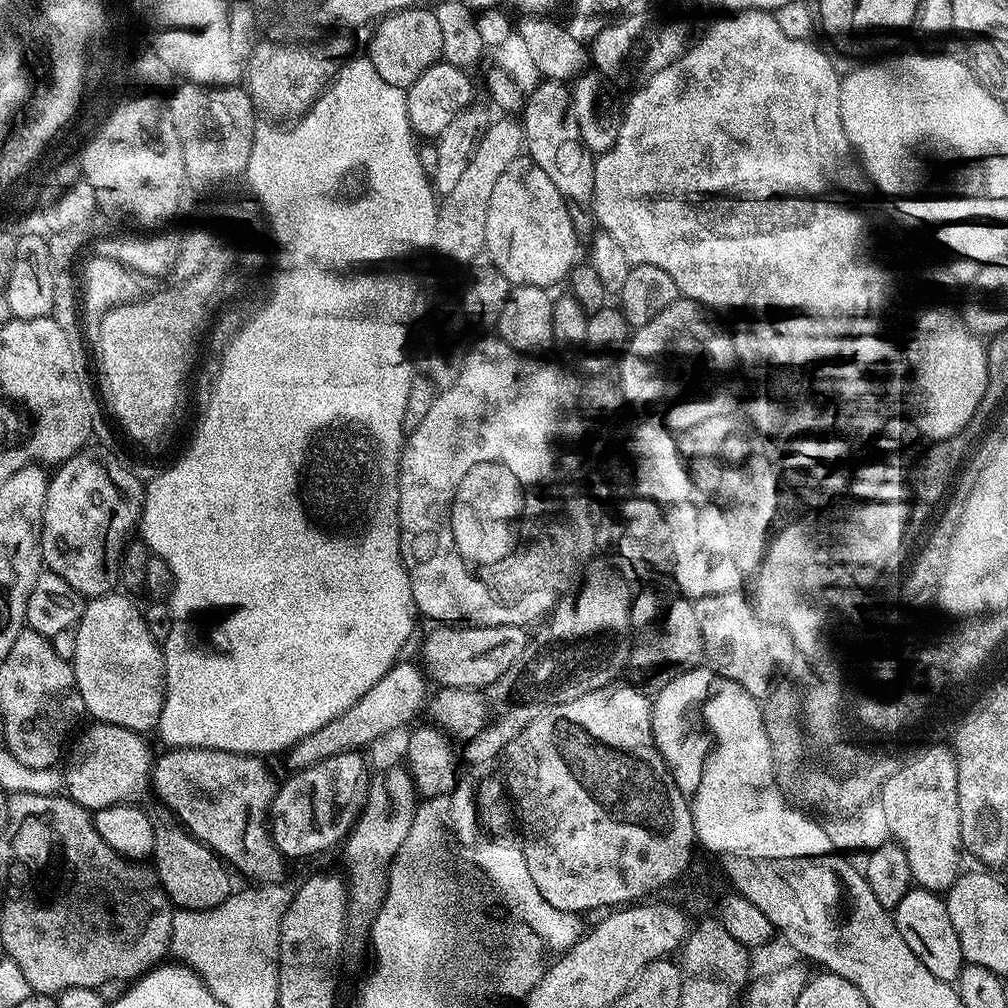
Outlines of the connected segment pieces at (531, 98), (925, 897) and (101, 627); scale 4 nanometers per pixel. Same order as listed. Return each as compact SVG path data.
M559 80L540 82L533 92L527 93L522 118L527 159L533 160L538 170L543 170L546 178L554 182L558 194L562 194L577 237L591 237L597 227L596 215L592 212L596 161L593 153L584 145L582 134L579 133L569 85Z
M921 887L909 890L894 909L898 934L906 938L913 954L934 974L934 978L954 982L966 966L962 946L958 946L958 934L954 934L954 922L950 922L948 905L937 893Z
M111 592L89 599L74 629L74 654L71 653L70 658L84 709L90 716L94 716L93 719L146 734L150 728L155 729L159 725L161 706L164 704L164 654L161 645L145 624L141 607L131 600L129 595L122 592Z

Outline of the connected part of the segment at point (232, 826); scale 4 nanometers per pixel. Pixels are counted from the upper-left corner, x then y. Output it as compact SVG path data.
M172 748L171 750L164 750L164 752L155 757L152 771L151 771L151 787L156 788L156 792L161 801L168 805L169 810L175 813L176 819L190 832L193 836L200 840L201 843L208 845L213 852L220 857L224 862L227 862L231 867L236 867L238 871L244 876L249 876L249 881L255 882L257 885L262 884L279 884L285 879L284 864L286 864L286 857L278 850L278 846L272 841L272 834L270 831L270 809L272 800L276 797L276 789L278 787L278 780L272 777L272 772L259 759L256 754L249 754L247 752L223 752L217 748Z

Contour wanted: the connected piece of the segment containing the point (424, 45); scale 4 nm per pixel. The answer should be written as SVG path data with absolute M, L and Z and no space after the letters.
M431 7L401 8L398 12L385 15L375 25L376 33L368 44L366 55L370 62L374 62L374 70L378 70L385 82L390 86L407 89L430 66L441 63L442 60L442 29L438 26L438 18Z

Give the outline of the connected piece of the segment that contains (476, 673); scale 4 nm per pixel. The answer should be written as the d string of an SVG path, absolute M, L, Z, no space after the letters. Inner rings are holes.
M440 622L424 636L420 652L424 655L422 668L445 688L484 688L494 682L524 653L529 633L518 624L489 624L487 626L453 626Z

